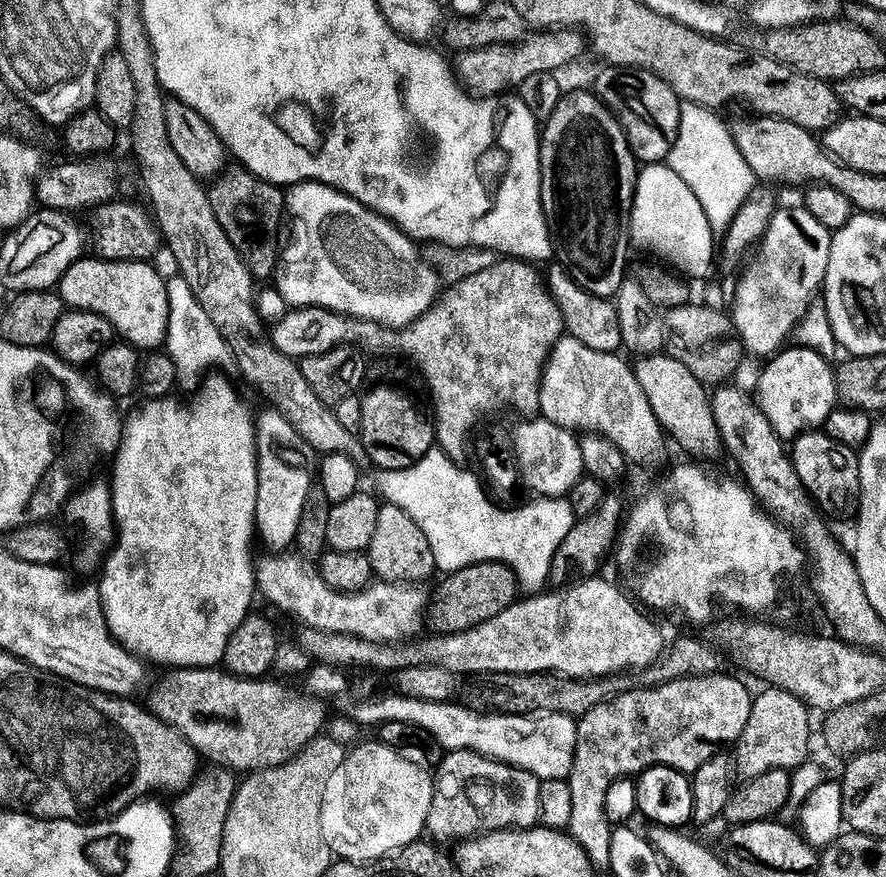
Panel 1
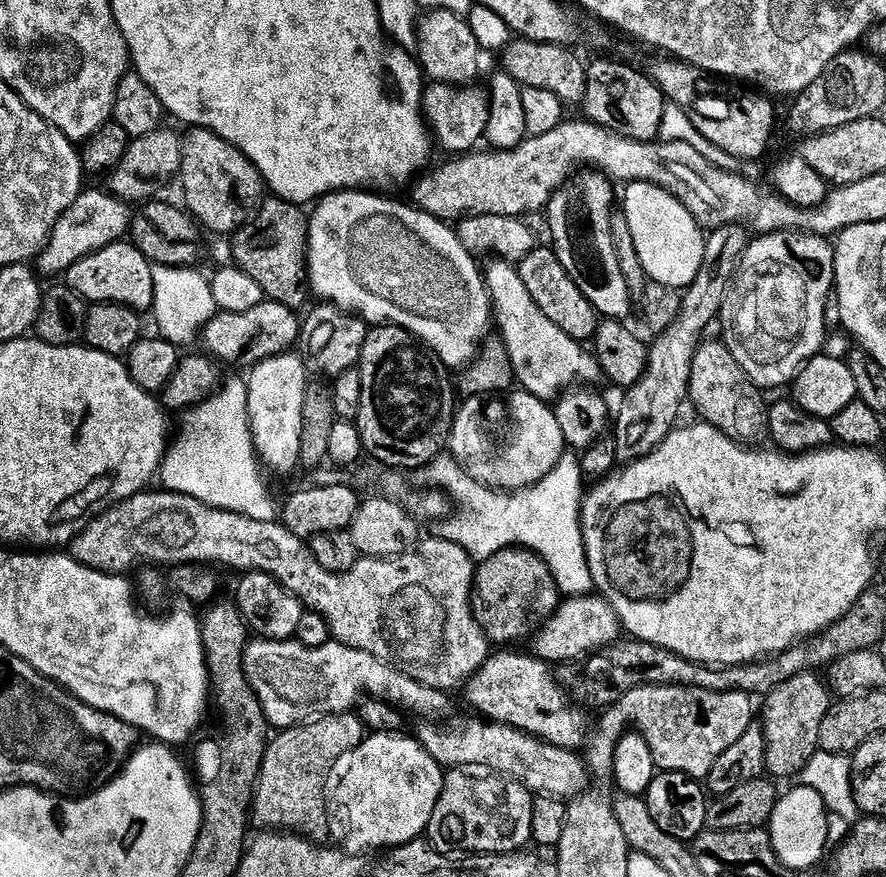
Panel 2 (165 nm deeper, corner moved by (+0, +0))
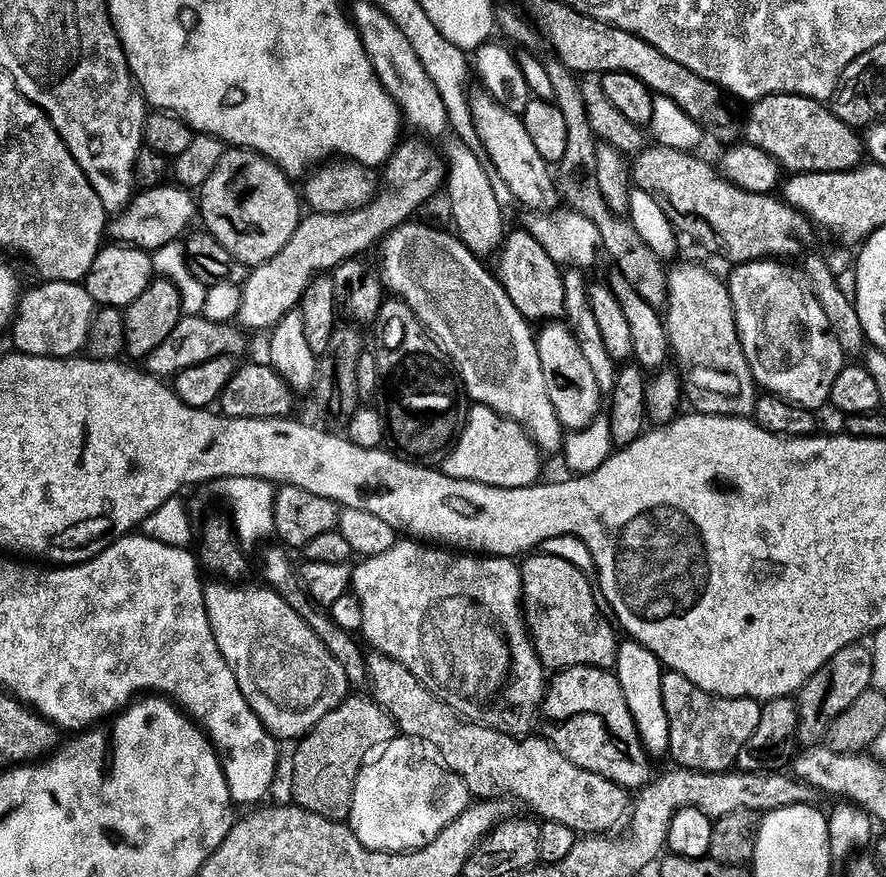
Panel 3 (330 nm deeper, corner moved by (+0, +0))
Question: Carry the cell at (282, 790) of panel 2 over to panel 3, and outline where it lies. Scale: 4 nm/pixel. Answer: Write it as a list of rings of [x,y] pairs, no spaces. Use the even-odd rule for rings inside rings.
[[[352,694],[348,699],[343,700],[322,722],[318,722],[312,727],[311,732],[303,737],[295,745],[296,753],[292,756],[292,796],[291,799],[297,805],[314,814],[322,814],[331,820],[347,821],[352,809],[352,799],[354,798],[354,786],[361,768],[369,759],[371,748],[379,749],[391,740],[395,740],[398,729],[395,722],[390,718],[390,714],[381,704],[377,704],[375,699],[364,694]]]

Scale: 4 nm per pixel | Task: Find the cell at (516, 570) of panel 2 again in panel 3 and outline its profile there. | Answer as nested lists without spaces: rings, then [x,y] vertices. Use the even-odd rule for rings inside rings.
[[[532,554],[525,560],[528,561],[519,565],[522,590],[524,591],[524,599],[522,601],[524,618],[532,642],[536,646],[536,653],[540,655],[540,662],[545,669],[563,670],[566,668],[577,668],[578,666],[615,669],[616,653],[620,650],[621,641],[619,639],[616,640],[617,629],[614,627],[613,621],[606,615],[605,609],[598,599],[598,592],[596,596],[595,590],[592,589],[590,576],[560,557]]]

